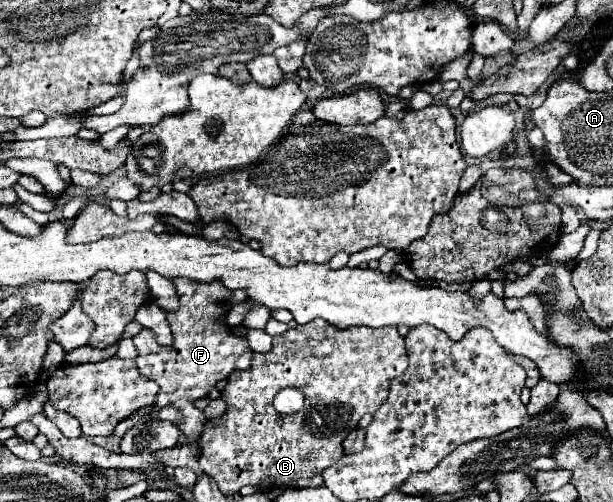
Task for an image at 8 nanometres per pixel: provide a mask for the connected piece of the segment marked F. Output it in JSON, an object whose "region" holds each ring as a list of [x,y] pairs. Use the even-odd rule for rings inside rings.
{"region":[[[177,277],[171,281],[179,297],[179,307],[175,311],[165,311],[167,323],[173,333],[173,345],[169,347],[159,345],[151,329],[143,329],[139,335],[133,337],[133,343],[139,353],[139,373],[145,375],[147,379],[153,379],[159,385],[157,401],[153,405],[139,409],[135,415],[145,415],[151,411],[159,411],[163,407],[173,407],[183,415],[181,423],[177,423],[177,429],[185,437],[197,439],[207,419],[203,411],[195,407],[195,401],[199,397],[207,397],[209,391],[215,389],[217,381],[227,379],[231,371],[251,367],[253,351],[249,347],[247,337],[235,335],[231,327],[225,323],[227,309],[229,309],[225,297],[233,293],[231,289],[227,289],[218,280],[199,283],[187,277],[181,279]]]}

